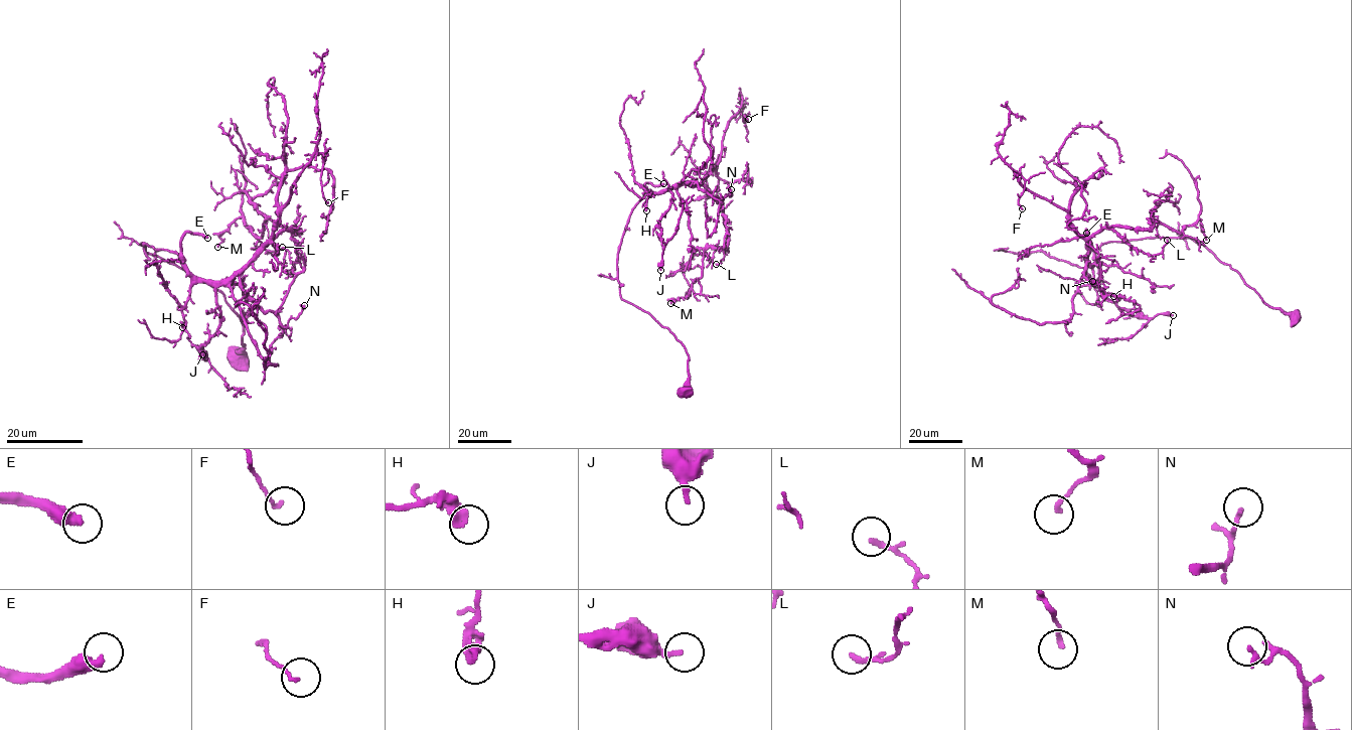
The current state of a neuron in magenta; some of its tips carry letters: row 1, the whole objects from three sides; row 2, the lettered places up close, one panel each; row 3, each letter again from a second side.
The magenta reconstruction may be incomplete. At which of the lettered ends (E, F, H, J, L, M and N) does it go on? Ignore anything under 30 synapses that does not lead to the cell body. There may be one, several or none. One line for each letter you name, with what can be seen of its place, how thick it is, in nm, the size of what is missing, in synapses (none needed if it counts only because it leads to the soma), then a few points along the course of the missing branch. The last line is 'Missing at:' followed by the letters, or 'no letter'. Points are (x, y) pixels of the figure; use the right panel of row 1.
E: place (1086, 233); calibre 420 nm; 160 synapses; course (1086, 233), (1081, 257), (1048, 252), (1028, 221), (1005, 204), (979, 197), (949, 176), (944, 171), (946, 154)
Missing at: E

